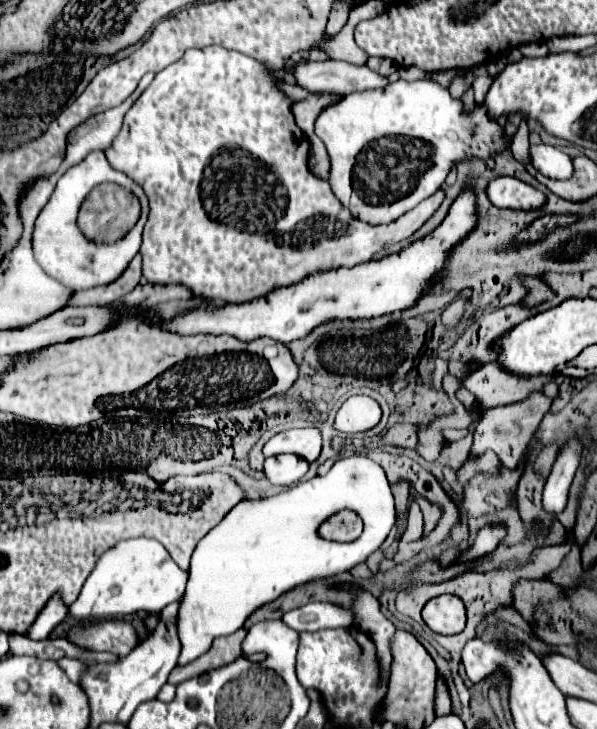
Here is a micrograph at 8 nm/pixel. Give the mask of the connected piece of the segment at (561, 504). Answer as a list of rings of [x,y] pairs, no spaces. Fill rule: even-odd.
[[[569,442],[561,450],[561,454],[547,478],[547,484],[543,490],[543,510],[551,518],[557,518],[557,514],[561,514],[567,506],[567,494],[569,494],[569,486],[573,482],[573,476],[575,476],[577,464],[579,464],[579,456],[581,456],[579,444]]]

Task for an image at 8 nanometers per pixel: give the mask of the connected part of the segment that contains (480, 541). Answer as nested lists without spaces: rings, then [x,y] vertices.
[[[501,526],[483,528],[483,530],[479,532],[479,536],[477,536],[477,540],[475,540],[475,544],[473,544],[473,548],[471,548],[465,556],[467,556],[467,558],[475,558],[475,556],[483,556],[483,554],[491,552],[503,536],[505,536],[505,530],[503,530]]]

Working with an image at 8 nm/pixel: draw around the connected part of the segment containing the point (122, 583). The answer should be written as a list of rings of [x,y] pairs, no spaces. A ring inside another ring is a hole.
[[[131,538],[123,540],[121,544],[109,548],[97,562],[95,570],[87,578],[81,596],[71,604],[69,614],[73,616],[75,622],[93,622],[93,620],[123,620],[139,610],[149,610],[149,612],[161,612],[167,604],[179,602],[185,594],[185,584],[187,584],[187,572],[183,572],[169,552],[153,540],[153,538]]]

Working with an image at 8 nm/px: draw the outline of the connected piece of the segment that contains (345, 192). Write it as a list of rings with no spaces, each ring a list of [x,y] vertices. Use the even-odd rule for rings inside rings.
[[[415,80],[415,82],[389,82],[385,88],[351,92],[343,96],[337,104],[325,108],[315,120],[315,134],[323,140],[329,158],[329,186],[337,200],[365,224],[391,224],[421,200],[431,196],[445,182],[453,162],[463,160],[477,146],[475,158],[491,156],[507,146],[503,130],[497,122],[485,116],[485,108],[479,104],[469,116],[461,114],[461,102],[453,100],[449,90],[441,88],[433,80]]]

